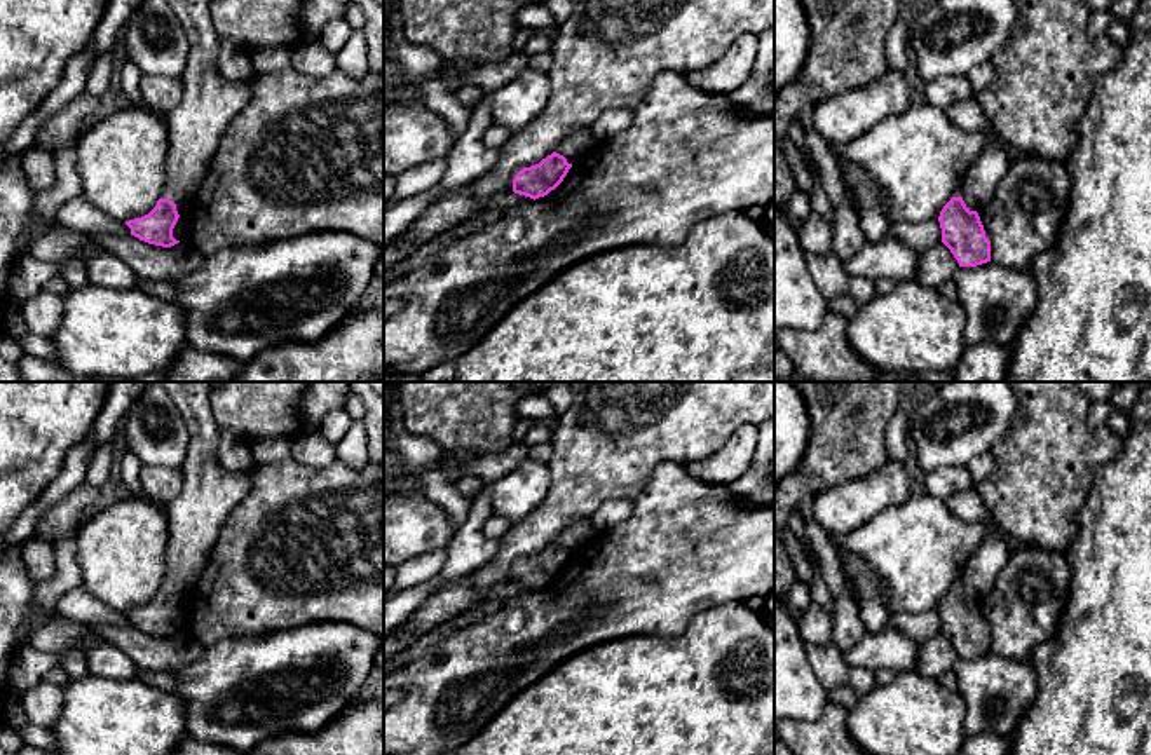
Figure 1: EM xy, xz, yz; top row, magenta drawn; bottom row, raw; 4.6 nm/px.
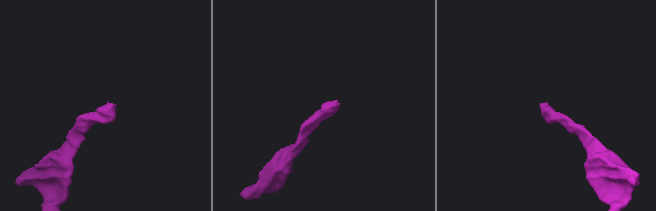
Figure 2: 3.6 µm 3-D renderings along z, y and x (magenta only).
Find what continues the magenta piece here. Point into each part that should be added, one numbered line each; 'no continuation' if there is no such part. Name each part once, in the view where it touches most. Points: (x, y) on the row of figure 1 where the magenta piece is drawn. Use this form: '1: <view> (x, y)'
1: xy (210, 102)

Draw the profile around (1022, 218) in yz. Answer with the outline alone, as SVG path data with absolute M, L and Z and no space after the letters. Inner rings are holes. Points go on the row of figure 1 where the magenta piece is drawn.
M1013 153L991 201L977 211L991 241L991 262L1027 272L1034 258L1055 244L1069 209L1071 176L1066 162Z

